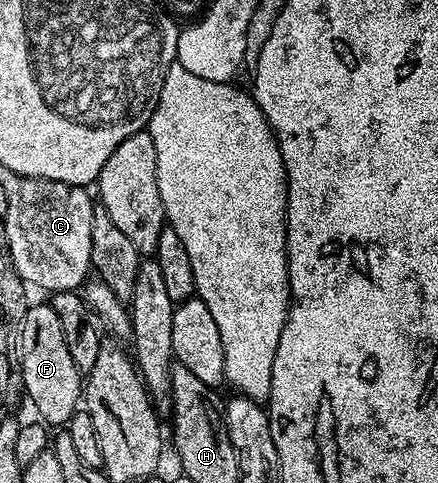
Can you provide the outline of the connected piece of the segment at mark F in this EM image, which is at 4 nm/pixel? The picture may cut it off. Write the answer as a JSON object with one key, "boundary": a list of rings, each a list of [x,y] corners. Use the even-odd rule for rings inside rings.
{"boundary":[[[42,301],[35,307],[34,304],[27,306],[20,326],[22,326],[20,356],[23,369],[22,387],[38,410],[37,418],[47,425],[69,424],[70,418],[79,410],[80,400],[84,395],[84,375],[76,369],[72,356],[68,354],[68,341],[64,337],[64,329],[60,326],[60,317],[56,317],[56,309],[52,309],[49,302]]]}

